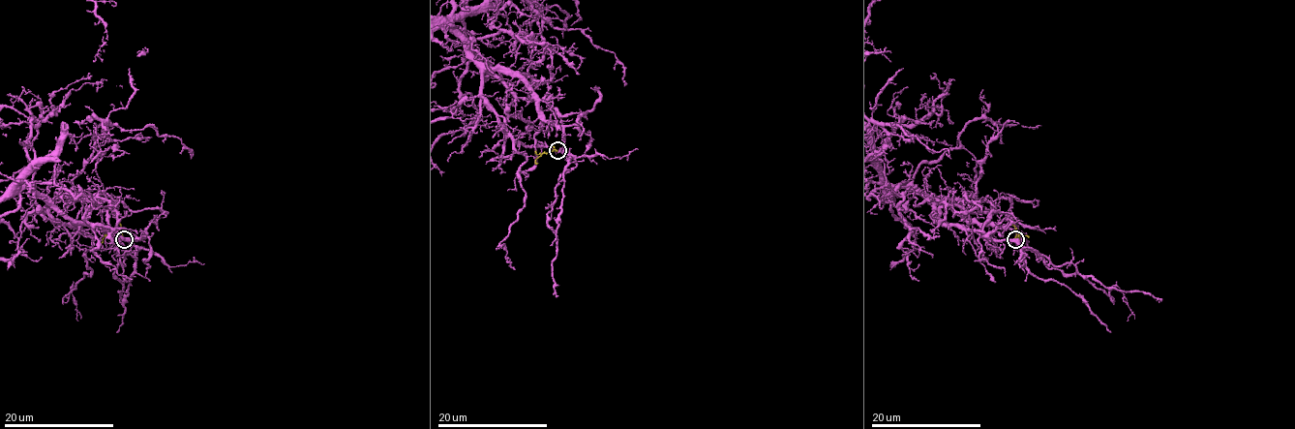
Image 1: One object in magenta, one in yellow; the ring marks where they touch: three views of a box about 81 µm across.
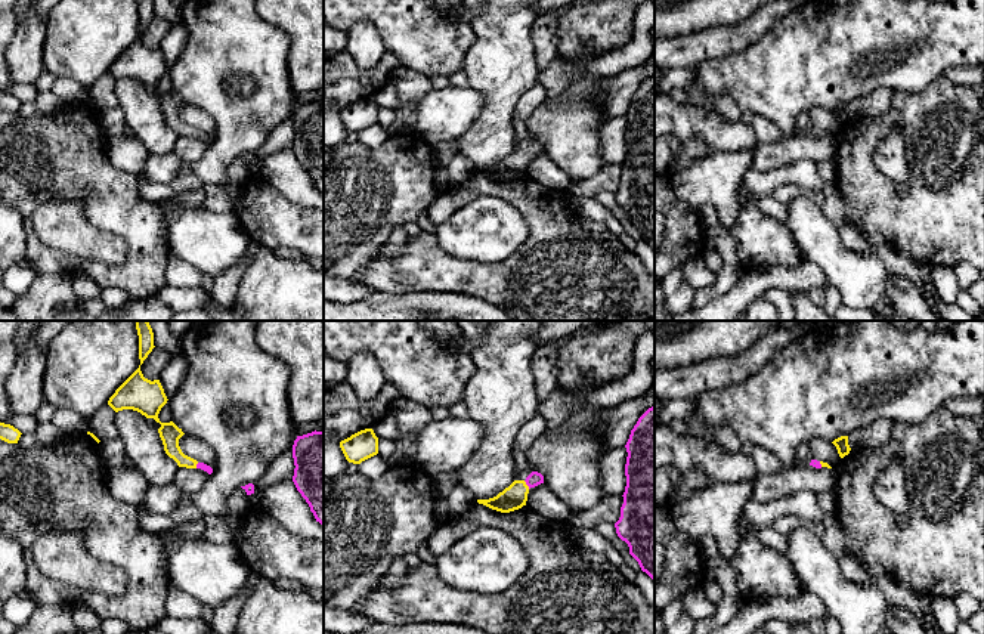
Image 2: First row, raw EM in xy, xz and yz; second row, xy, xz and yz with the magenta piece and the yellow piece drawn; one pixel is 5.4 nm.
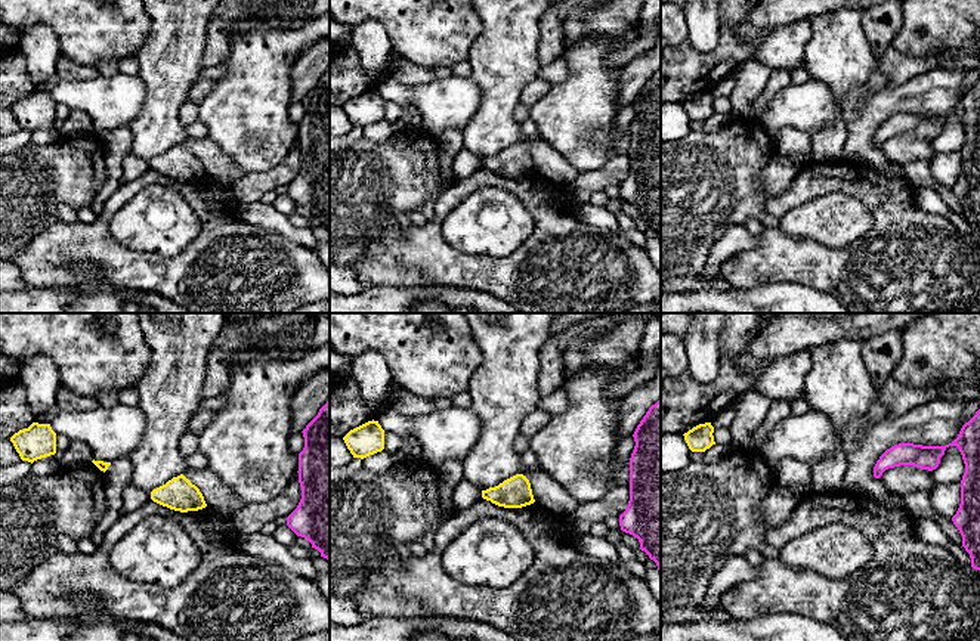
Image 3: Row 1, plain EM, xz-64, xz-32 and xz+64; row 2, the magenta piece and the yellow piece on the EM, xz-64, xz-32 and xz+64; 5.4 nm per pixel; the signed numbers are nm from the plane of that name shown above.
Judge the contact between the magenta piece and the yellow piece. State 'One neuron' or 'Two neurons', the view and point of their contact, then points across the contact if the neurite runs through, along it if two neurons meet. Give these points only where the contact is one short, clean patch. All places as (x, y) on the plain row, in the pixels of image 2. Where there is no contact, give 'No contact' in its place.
One neuron. Touches magenta at xz (526, 152). Path across: xz (534, 148), (526, 152), (514, 166)

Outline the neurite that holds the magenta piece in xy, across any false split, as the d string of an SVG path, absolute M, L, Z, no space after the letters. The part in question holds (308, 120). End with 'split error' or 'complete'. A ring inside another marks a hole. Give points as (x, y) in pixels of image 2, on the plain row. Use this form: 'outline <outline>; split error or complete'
outline M324 100L297 105L293 114L293 151L324 195Z; complete

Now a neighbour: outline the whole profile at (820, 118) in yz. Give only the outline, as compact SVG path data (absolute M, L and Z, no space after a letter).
M813 108L810 112L811 129L827 132L832 137L838 137L842 127L832 111L823 108Z

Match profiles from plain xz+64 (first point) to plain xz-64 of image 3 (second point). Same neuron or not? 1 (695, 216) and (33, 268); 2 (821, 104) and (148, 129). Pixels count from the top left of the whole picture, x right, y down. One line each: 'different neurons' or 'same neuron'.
1: different neurons
2: different neurons

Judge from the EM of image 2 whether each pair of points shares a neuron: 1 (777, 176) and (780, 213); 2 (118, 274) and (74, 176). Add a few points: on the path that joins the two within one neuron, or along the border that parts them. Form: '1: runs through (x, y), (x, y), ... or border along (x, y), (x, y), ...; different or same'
1: border along (742, 182), (754, 197), (770, 197); different
2: runs through (133, 249), (133, 234), (99, 200); same

